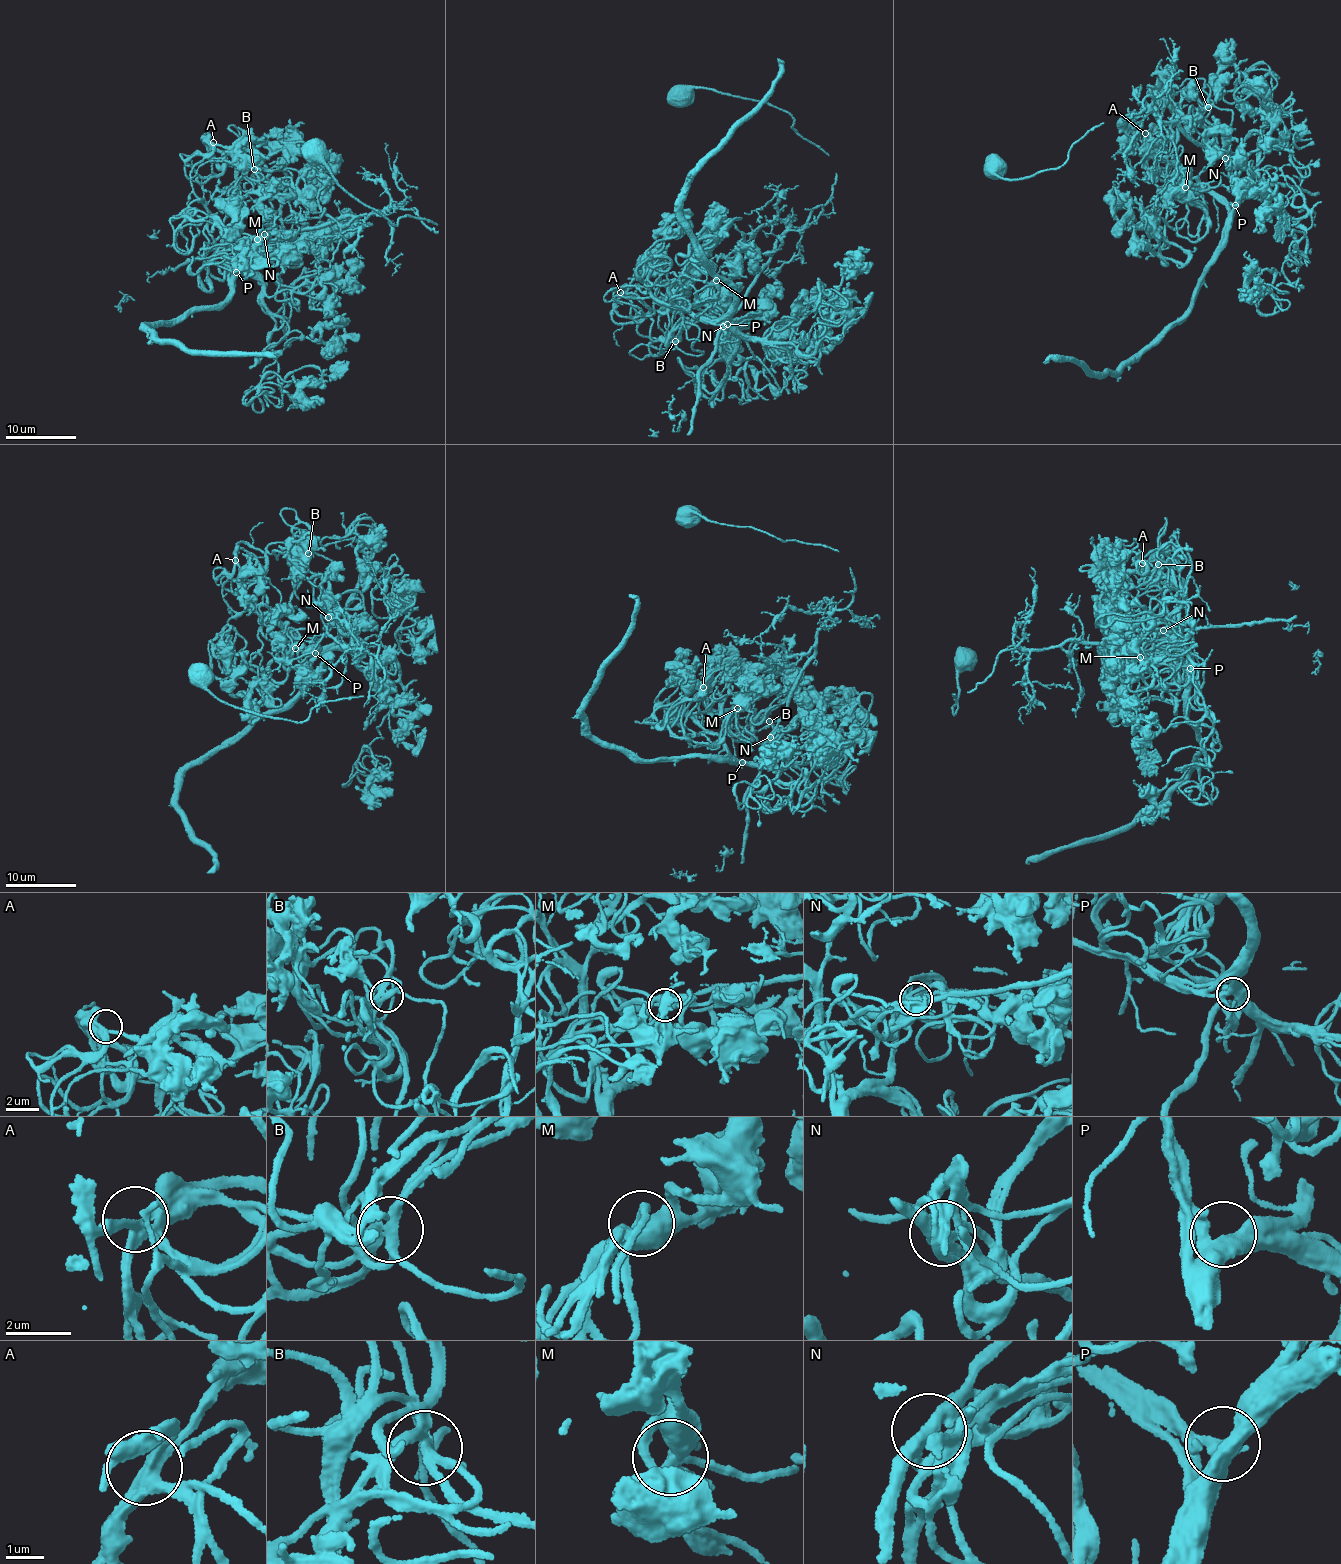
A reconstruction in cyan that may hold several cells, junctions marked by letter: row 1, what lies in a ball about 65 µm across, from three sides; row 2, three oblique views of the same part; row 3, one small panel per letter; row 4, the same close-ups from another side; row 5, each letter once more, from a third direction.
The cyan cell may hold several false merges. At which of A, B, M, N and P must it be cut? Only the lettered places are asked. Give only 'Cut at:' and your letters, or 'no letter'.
Cut at: N

